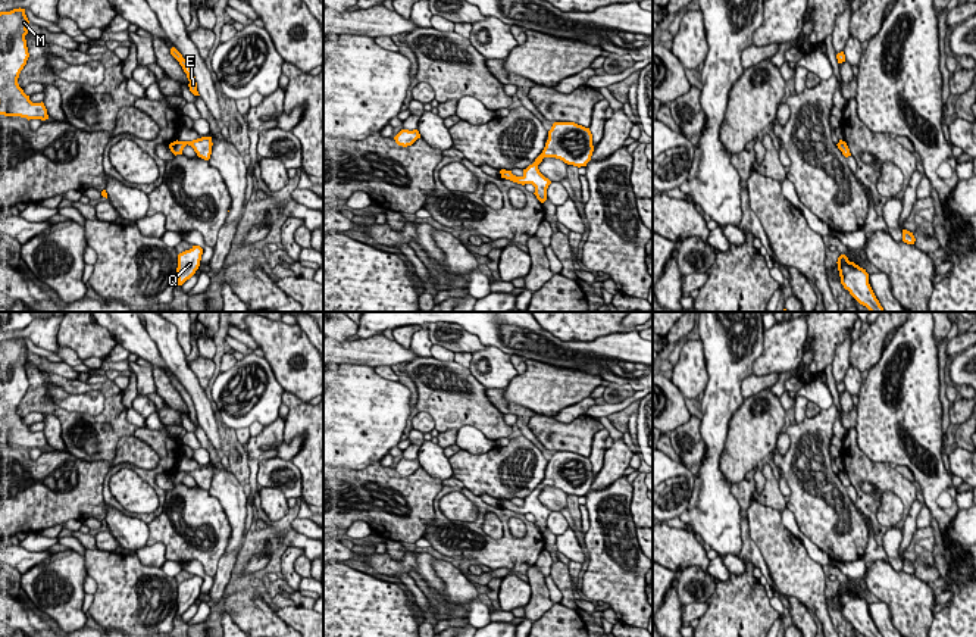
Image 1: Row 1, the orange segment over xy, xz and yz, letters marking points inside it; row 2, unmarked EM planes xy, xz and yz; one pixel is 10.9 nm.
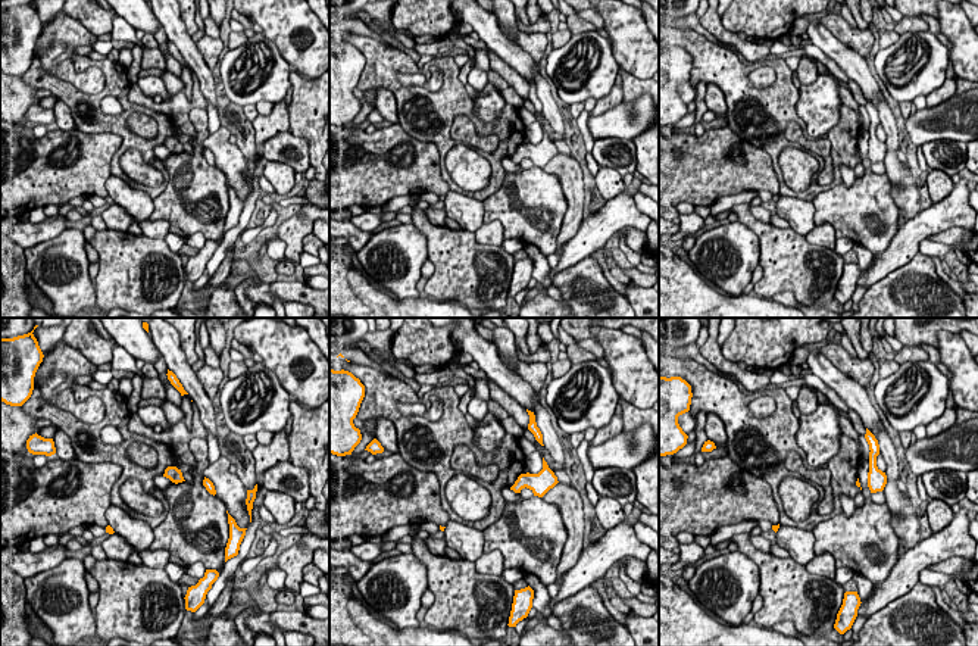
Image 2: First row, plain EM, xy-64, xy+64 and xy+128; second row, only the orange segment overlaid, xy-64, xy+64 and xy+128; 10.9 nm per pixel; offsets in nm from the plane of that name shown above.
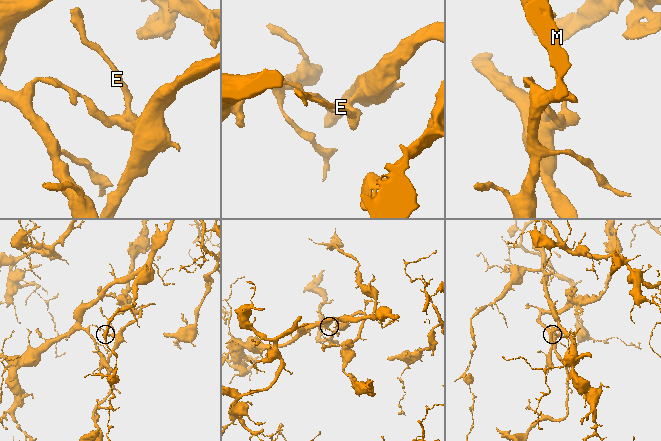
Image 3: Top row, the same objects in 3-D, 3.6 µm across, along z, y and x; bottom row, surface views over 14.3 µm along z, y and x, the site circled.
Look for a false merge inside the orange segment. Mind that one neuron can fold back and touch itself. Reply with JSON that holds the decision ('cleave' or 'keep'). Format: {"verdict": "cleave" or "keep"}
{"verdict": "cleave"}

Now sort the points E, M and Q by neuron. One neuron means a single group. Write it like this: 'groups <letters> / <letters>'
groups E Q / M

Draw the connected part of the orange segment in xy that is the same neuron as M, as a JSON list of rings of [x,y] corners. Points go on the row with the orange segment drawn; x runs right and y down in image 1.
[[[25,9],[0,12],[0,115],[46,121],[44,103],[32,103],[18,84],[29,57],[25,40],[28,24]]]

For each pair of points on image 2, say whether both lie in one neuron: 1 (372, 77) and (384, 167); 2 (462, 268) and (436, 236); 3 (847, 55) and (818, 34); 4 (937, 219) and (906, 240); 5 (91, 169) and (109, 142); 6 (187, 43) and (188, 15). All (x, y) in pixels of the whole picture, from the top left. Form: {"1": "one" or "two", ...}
{"1": "two", "2": "one", "3": "one", "4": "one", "5": "one", "6": "two"}

